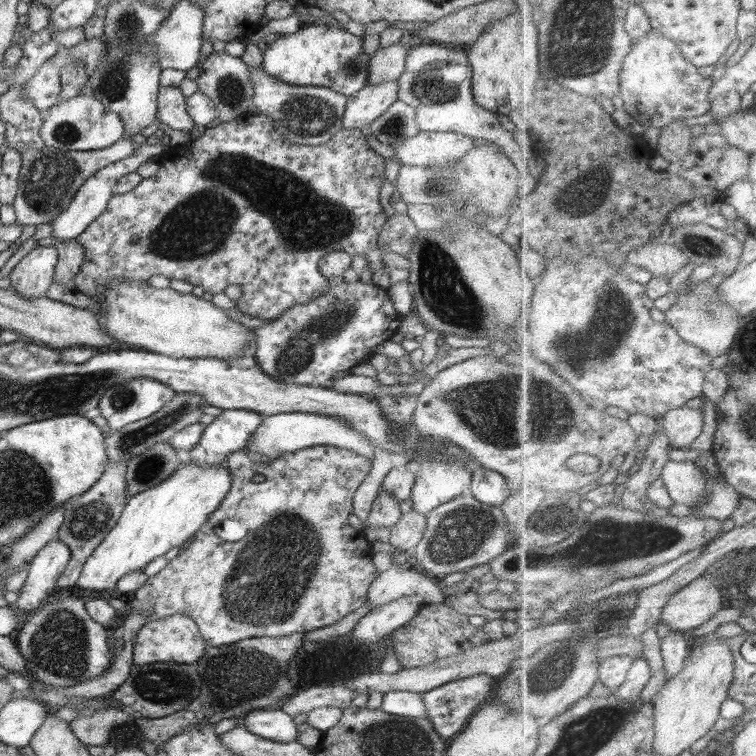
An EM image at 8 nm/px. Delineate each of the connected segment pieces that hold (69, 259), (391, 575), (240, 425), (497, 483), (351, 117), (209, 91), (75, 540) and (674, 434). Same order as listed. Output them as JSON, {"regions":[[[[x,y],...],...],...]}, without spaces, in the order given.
{"regions":[[[[54,236],[43,238],[36,242],[36,246],[55,246],[58,249],[58,260],[55,266],[55,282],[58,284],[72,284],[73,277],[80,272],[80,266],[84,262],[84,245],[78,241],[78,238],[73,240],[62,241]]],[[[412,564],[404,568],[393,565],[389,570],[379,573],[372,582],[368,588],[366,603],[372,610],[394,599],[410,595],[422,595],[426,604],[443,602],[445,598],[439,595],[440,591],[439,580],[432,576],[424,576],[416,571]]],[[[226,410],[203,428],[199,444],[190,451],[190,464],[224,466],[227,455],[244,449],[263,422],[262,415],[252,410]]],[[[475,466],[468,493],[479,502],[500,507],[512,493],[511,485],[502,474]]],[[[384,82],[378,86],[366,86],[348,97],[347,108],[342,118],[343,127],[351,129],[367,128],[381,114],[384,114],[399,100],[399,82]]],[[[213,51],[199,68],[200,75],[195,80],[199,92],[214,102],[221,122],[245,117],[253,110],[253,89],[249,82],[250,71],[241,57],[234,57],[226,52]]],[[[114,462],[106,466],[103,476],[87,492],[68,502],[69,508],[60,526],[58,539],[70,547],[71,558],[63,574],[57,579],[58,588],[76,585],[84,564],[88,558],[91,558],[94,549],[106,538],[125,510],[129,498],[126,494],[127,489],[124,488],[124,474],[127,466],[123,462]]],[[[686,406],[670,410],[662,424],[673,447],[688,449],[700,438],[700,434],[706,428],[704,409]]]]}

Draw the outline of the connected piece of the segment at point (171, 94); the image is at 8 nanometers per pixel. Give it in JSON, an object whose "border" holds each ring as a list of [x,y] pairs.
{"border":[[[161,86],[157,97],[157,121],[167,124],[174,130],[190,131],[195,122],[188,114],[186,100],[177,87]]]}

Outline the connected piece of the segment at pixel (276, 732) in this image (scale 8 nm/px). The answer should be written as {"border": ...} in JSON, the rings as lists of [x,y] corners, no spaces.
{"border":[[[279,708],[273,710],[254,710],[239,723],[252,734],[274,740],[274,742],[294,742],[298,738],[298,728],[292,716]]]}

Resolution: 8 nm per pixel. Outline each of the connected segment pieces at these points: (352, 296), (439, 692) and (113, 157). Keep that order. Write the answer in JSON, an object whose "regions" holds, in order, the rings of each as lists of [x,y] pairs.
{"regions":[[[[372,280],[345,282],[330,286],[326,293],[312,299],[310,303],[298,303],[284,309],[280,315],[268,319],[266,323],[253,330],[256,361],[264,373],[286,383],[296,383],[324,388],[332,388],[334,374],[348,371],[353,366],[374,356],[374,347],[392,338],[404,315],[395,308],[387,289],[375,285]]],[[[478,674],[478,676],[460,678],[443,685],[437,685],[432,690],[420,693],[420,698],[426,706],[425,718],[442,738],[455,737],[465,728],[469,721],[468,718],[473,716],[476,708],[479,708],[480,704],[484,704],[484,700],[488,701],[492,697],[495,690],[490,692],[490,684],[498,682],[498,680],[492,680],[492,678],[488,674]]],[[[125,137],[100,150],[60,150],[52,146],[44,146],[40,150],[26,150],[21,155],[17,193],[12,202],[16,223],[22,228],[28,225],[50,224],[70,206],[70,202],[86,179],[104,166],[132,156],[138,147],[139,144]]]]}

